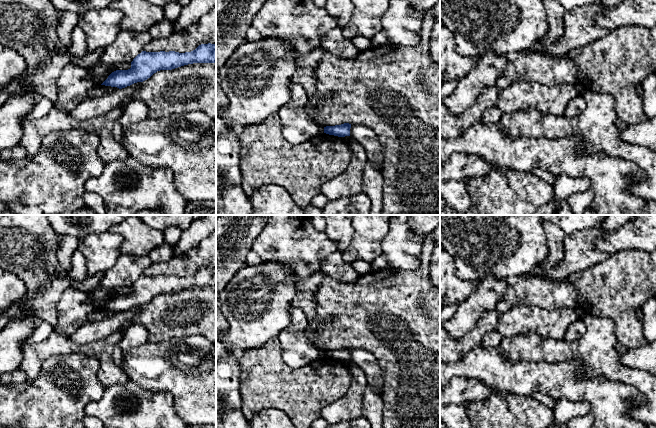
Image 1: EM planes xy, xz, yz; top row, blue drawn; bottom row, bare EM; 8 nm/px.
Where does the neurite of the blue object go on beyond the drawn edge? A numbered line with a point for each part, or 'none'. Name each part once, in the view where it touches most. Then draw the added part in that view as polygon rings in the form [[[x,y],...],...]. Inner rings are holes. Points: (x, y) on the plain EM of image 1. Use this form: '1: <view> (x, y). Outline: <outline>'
none

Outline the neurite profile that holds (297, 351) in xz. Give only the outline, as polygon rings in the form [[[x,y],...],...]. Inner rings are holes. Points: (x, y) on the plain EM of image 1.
[[[291,307],[289,315],[290,325],[276,337],[283,361],[297,369],[324,358],[324,351],[313,346],[306,337],[309,325],[306,314],[300,308]]]

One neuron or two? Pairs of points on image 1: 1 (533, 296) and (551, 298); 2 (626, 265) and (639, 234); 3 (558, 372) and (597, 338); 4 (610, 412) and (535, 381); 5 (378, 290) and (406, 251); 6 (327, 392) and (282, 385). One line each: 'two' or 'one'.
1: one
2: two
3: two
4: one
5: two
6: one

